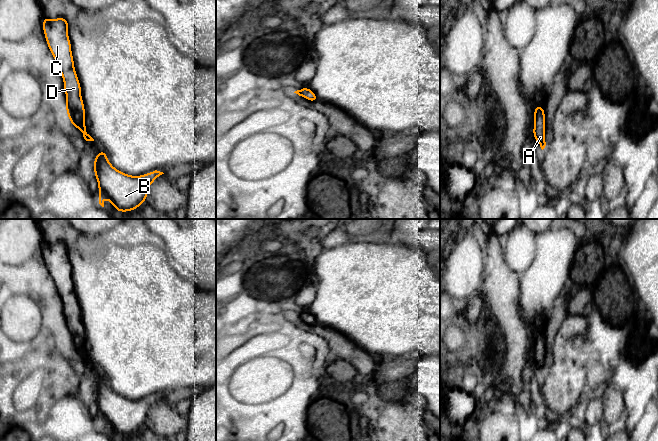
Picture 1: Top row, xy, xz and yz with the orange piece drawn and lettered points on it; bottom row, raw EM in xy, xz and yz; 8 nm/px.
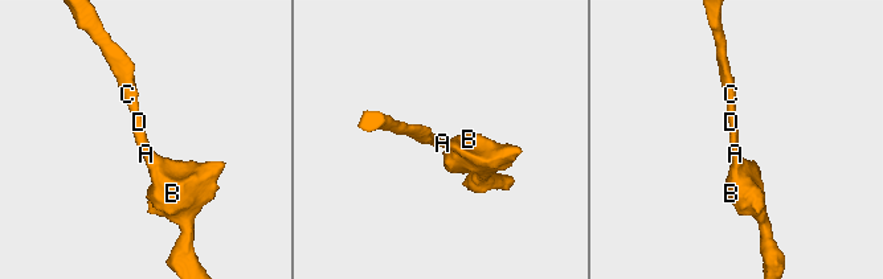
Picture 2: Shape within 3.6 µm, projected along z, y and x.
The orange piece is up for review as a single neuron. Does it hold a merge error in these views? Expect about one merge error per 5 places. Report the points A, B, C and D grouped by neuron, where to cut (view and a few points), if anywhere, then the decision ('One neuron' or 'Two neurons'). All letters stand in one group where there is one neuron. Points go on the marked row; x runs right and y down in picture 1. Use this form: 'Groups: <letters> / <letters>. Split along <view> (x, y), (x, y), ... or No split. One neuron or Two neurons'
Groups: A B C D. No split. One neuron

